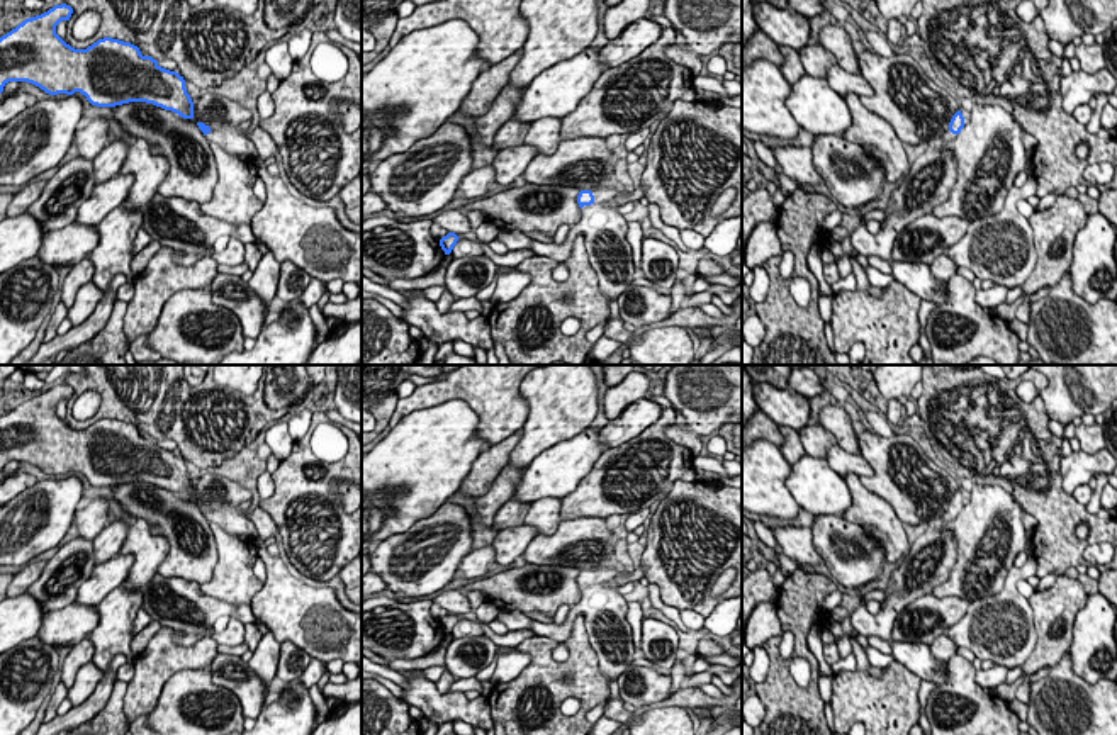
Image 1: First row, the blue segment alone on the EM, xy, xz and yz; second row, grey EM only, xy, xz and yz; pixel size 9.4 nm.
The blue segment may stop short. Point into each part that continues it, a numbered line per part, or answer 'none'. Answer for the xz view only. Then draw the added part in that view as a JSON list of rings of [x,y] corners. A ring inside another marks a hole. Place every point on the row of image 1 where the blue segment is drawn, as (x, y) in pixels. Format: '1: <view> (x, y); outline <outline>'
1: xz (605, 194); outline [[[601,187],[601,188],[594,188],[591,190],[594,195],[594,204],[604,204],[609,202],[613,199],[616,199],[616,195],[620,194],[621,187]]]

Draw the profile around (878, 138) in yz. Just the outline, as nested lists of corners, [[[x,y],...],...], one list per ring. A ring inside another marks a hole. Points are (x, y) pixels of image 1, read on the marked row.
[[[856,93],[844,97],[850,110],[852,124],[840,136],[874,158],[884,170],[886,182],[900,183],[910,170],[905,144],[896,136],[893,126],[867,110]]]

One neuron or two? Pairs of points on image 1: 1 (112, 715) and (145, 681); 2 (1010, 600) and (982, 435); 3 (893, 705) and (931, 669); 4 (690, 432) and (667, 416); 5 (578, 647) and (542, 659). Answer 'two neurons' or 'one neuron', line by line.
1: two neurons
2: two neurons
3: two neurons
4: two neurons
5: one neuron

